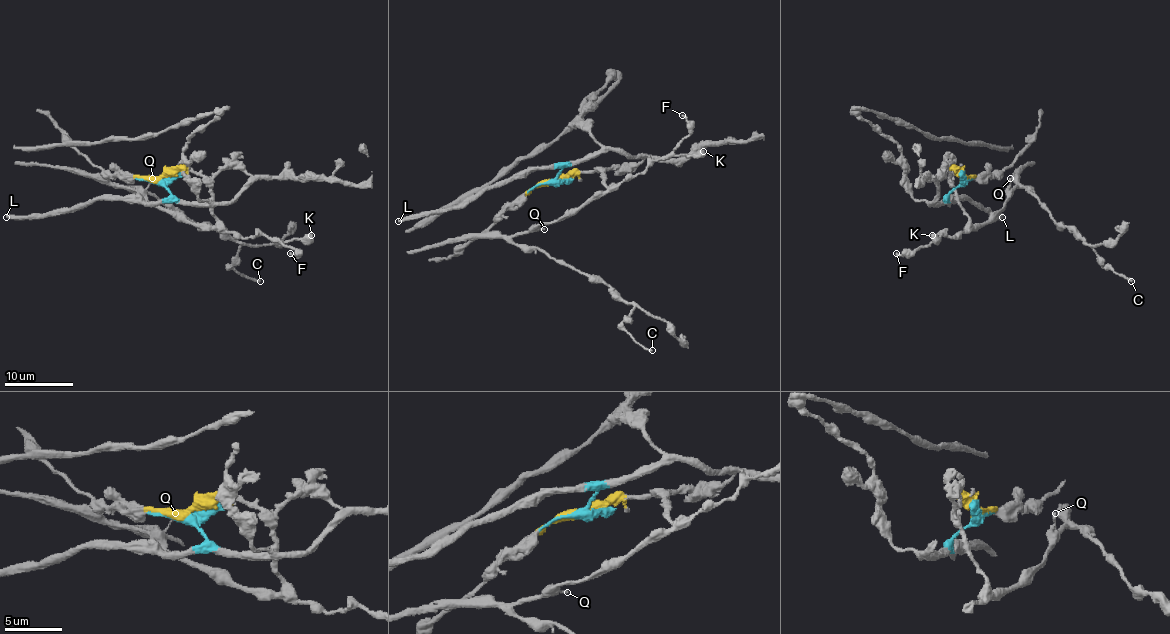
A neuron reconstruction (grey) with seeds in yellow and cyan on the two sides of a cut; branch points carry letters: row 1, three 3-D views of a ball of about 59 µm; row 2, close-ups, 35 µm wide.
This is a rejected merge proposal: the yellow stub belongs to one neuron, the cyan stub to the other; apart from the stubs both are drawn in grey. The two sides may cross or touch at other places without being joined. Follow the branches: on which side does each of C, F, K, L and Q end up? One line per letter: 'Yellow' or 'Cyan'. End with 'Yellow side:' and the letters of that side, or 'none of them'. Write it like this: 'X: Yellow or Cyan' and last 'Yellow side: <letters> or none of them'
C: Yellow
F: Yellow
K: Yellow
L: Cyan
Q: Yellow
Yellow side: C, F, K, Q

